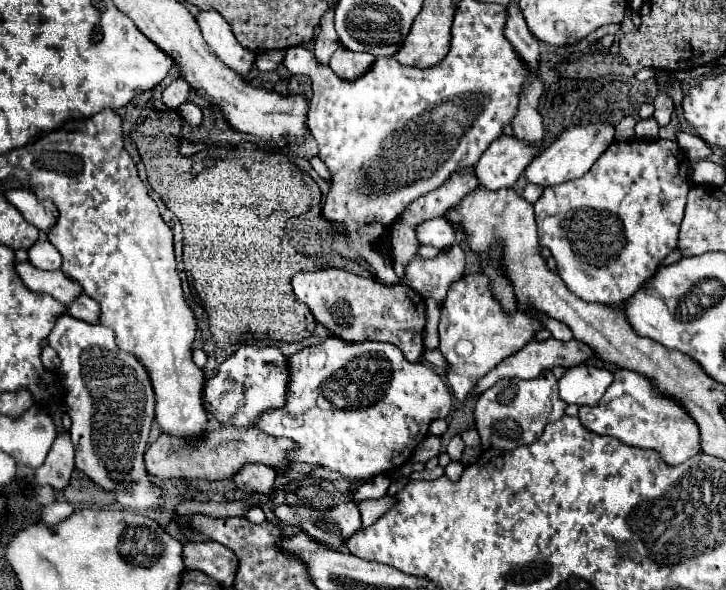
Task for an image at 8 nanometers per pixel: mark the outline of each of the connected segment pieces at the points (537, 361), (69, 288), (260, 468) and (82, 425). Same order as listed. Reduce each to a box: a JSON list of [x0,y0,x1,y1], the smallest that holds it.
[[469,337,591,395],[15,263,81,305],[233,463,275,493],[47,315,163,507]]

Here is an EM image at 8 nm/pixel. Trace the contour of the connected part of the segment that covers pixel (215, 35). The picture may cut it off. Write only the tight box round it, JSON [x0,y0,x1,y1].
[197,11,255,75]

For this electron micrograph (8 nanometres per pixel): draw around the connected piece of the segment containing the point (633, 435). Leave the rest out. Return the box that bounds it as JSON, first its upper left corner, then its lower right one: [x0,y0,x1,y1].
[579,369,701,465]

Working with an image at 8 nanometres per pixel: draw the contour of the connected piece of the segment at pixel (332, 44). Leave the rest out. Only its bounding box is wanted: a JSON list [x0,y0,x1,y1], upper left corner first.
[313,9,339,63]

